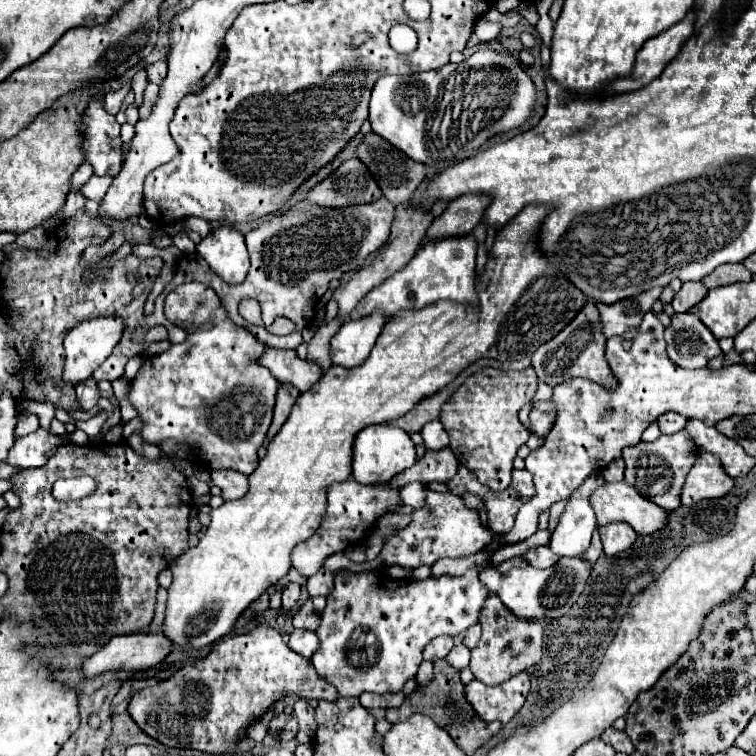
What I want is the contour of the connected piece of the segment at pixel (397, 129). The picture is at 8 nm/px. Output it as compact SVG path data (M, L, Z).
M480 47L464 63L448 63L440 71L380 77L372 89L368 121L376 135L436 171L468 159L492 135L522 125L532 105L534 83L518 59Z

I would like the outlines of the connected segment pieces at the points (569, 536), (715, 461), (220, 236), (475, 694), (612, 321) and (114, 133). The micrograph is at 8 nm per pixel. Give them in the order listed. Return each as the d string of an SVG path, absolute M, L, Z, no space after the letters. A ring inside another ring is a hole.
M590 475L570 495L566 511L550 537L548 547L552 549L552 553L560 557L572 557L582 555L588 549L592 531L596 527L596 515L590 507L590 495L592 491L596 491L596 487L602 487L604 483L606 481L602 475Z
M700 453L696 465L686 477L682 491L682 505L690 507L702 499L718 499L730 493L734 481L724 471L720 459L712 453Z
M220 225L202 239L196 251L208 261L210 269L228 285L238 285L246 279L250 259L244 235L232 225Z
M520 673L498 687L490 687L474 679L466 685L464 691L468 703L472 705L476 715L480 715L480 719L484 719L486 723L500 721L502 725L506 725L524 705L530 691L530 679L526 673Z
M654 287L646 293L640 293L638 297L616 301L614 305L596 303L604 337L622 335L622 333L638 327L642 323L644 313L650 311L650 305L660 297L660 293L662 293L662 287Z
M104 91L96 95L84 113L84 153L96 175L116 177L122 169L120 123L104 109Z

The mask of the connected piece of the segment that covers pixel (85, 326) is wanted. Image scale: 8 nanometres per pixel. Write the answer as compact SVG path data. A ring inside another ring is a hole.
M100 317L100 319L90 319L90 321L82 321L78 323L64 341L66 347L66 367L64 367L64 381L70 383L80 383L84 379L88 379L112 353L112 349L116 347L116 343L122 337L126 323L120 317Z

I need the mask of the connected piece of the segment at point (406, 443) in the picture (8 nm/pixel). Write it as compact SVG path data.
M384 423L384 425L370 425L362 429L354 441L354 463L352 463L352 475L362 485L378 485L388 483L394 475L402 473L404 469L412 467L416 463L416 449L406 431L402 431L396 425Z

